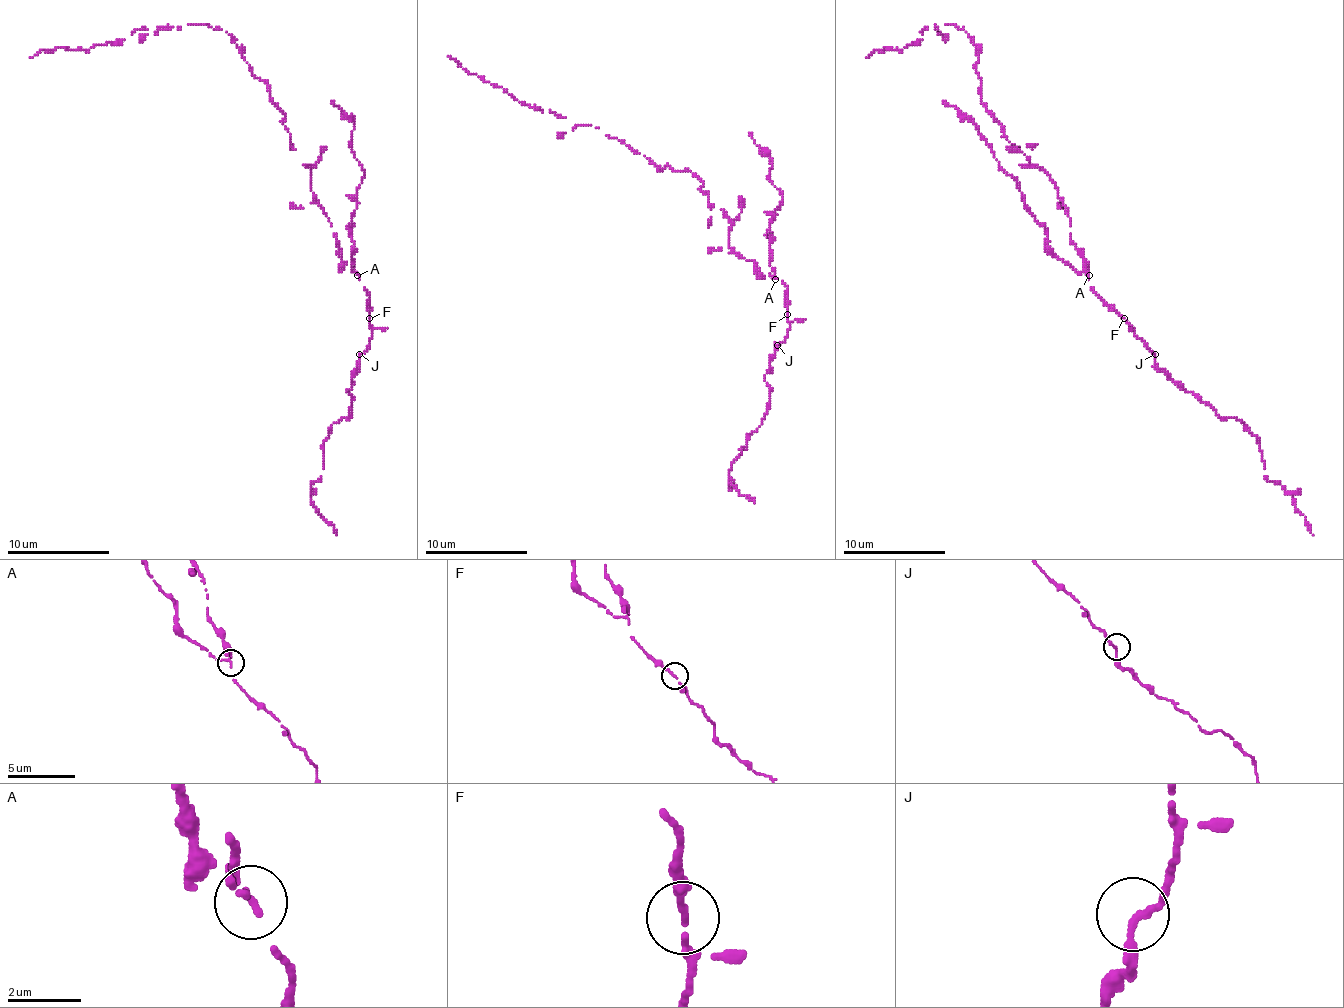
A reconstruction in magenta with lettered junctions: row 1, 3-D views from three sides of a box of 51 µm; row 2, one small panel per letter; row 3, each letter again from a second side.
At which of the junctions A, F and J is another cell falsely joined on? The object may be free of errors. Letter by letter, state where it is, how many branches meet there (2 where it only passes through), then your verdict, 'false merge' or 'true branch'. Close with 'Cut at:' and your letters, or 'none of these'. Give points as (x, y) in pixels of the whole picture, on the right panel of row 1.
A: at (1089, 275); 2 branches meet; false merge
F: at (1124, 318); 2 branches meet; true branch
J: at (1155, 354); 2 branches meet; true branch
Cut at: A

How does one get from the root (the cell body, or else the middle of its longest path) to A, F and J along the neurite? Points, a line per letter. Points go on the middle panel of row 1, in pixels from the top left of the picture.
A: (734, 250), (747, 260), (754, 260), (759, 273), (775, 278)
F: (734, 250), (747, 260), (754, 260), (759, 273), (775, 276), (785, 283), (787, 314)
J: (734, 250), (747, 260), (754, 260), (759, 273), (775, 276), (787, 288), (790, 329), (787, 337), (777, 345)

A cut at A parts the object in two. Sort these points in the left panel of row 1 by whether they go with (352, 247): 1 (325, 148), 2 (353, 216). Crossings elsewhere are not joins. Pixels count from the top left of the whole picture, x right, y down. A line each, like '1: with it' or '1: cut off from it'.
1: cut off from it
2: with it

